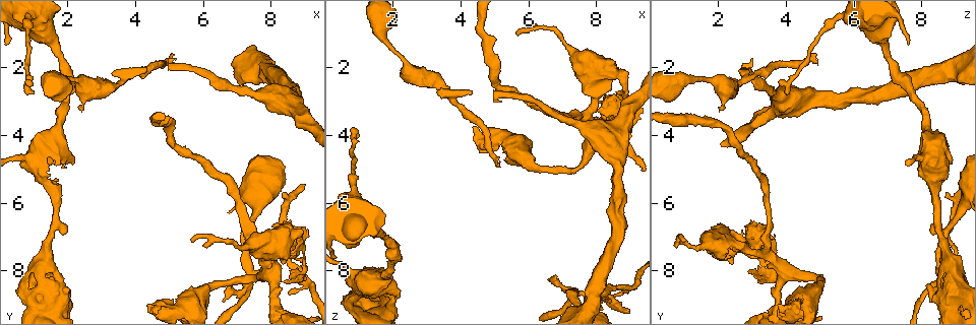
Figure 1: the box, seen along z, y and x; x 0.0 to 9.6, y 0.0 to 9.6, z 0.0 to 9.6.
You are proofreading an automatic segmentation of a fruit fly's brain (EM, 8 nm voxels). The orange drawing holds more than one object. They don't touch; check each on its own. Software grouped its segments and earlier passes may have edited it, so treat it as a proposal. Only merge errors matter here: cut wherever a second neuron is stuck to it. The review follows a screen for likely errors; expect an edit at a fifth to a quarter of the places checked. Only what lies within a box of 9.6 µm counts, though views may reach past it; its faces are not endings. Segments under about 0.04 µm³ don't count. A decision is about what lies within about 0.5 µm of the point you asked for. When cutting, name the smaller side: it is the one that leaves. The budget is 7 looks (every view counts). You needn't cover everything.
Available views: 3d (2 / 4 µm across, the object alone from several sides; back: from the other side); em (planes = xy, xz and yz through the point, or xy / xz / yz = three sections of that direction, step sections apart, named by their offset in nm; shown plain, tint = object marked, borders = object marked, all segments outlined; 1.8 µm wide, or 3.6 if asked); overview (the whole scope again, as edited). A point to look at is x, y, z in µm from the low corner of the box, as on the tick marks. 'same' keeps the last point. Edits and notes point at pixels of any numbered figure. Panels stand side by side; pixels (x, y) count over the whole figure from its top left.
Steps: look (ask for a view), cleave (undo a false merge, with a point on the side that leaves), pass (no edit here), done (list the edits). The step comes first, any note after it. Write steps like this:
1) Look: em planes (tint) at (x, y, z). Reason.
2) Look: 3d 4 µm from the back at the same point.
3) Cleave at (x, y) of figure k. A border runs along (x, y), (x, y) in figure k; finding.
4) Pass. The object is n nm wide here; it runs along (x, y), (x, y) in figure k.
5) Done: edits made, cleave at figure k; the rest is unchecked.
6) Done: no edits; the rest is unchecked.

Look: em 3.6 µm planes (tint) at (7.65, 8.20, 4.80).

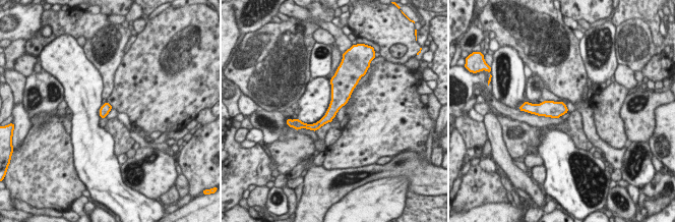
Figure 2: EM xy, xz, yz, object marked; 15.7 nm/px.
Pass. One neuron here.

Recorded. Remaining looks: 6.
Look: 3d 2 µm at (8.70, 7.20, 2.85). Abrupt turn.

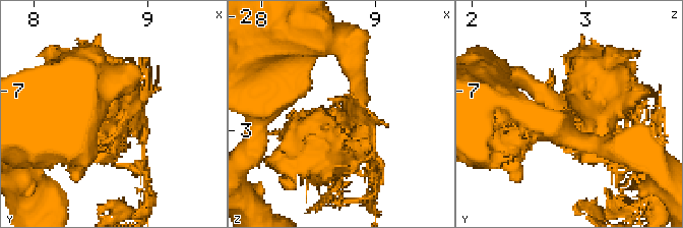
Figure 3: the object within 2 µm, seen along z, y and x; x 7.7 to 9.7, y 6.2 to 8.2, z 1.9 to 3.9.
Look: em planes (tint) at (8.74, 7.16, 2.90). Shape alone is not enough.

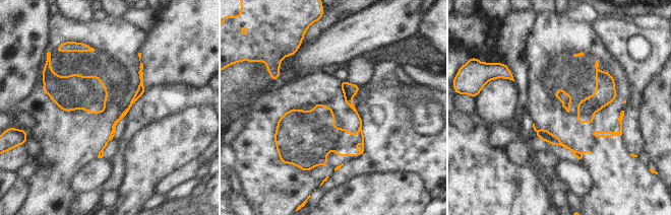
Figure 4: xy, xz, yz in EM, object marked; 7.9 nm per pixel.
Cleave at (324, 112) of figure 4. The object is 80 nm wide here; a border runs along (343, 81), (344, 87), (353, 95) in figure 4; a second neuron is stuck on.

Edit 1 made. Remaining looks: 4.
Look: overview.

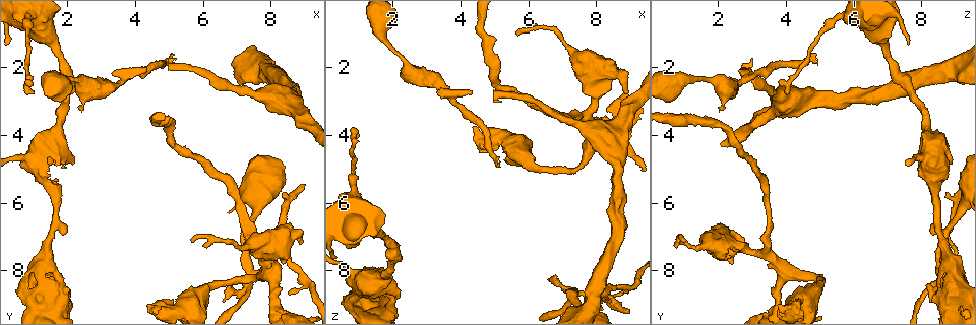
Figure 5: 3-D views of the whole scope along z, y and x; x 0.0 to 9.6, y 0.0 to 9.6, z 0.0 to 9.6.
Look: em 3.6 µm xy step 16 (tint) at (5.90, 8.80, 4.60). A narrow waist.

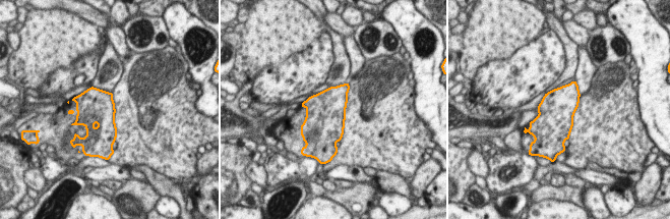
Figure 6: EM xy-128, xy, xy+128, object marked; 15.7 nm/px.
Look: em 3.6 µm planes (tint) at the same point.

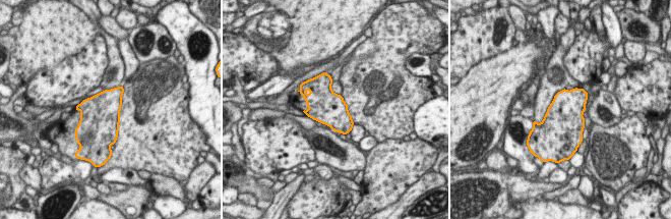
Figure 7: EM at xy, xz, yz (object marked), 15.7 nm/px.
Pass. All the same neuron.

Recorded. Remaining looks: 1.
Done: edits made, cleave at figure 4; the rest is unchecked.

